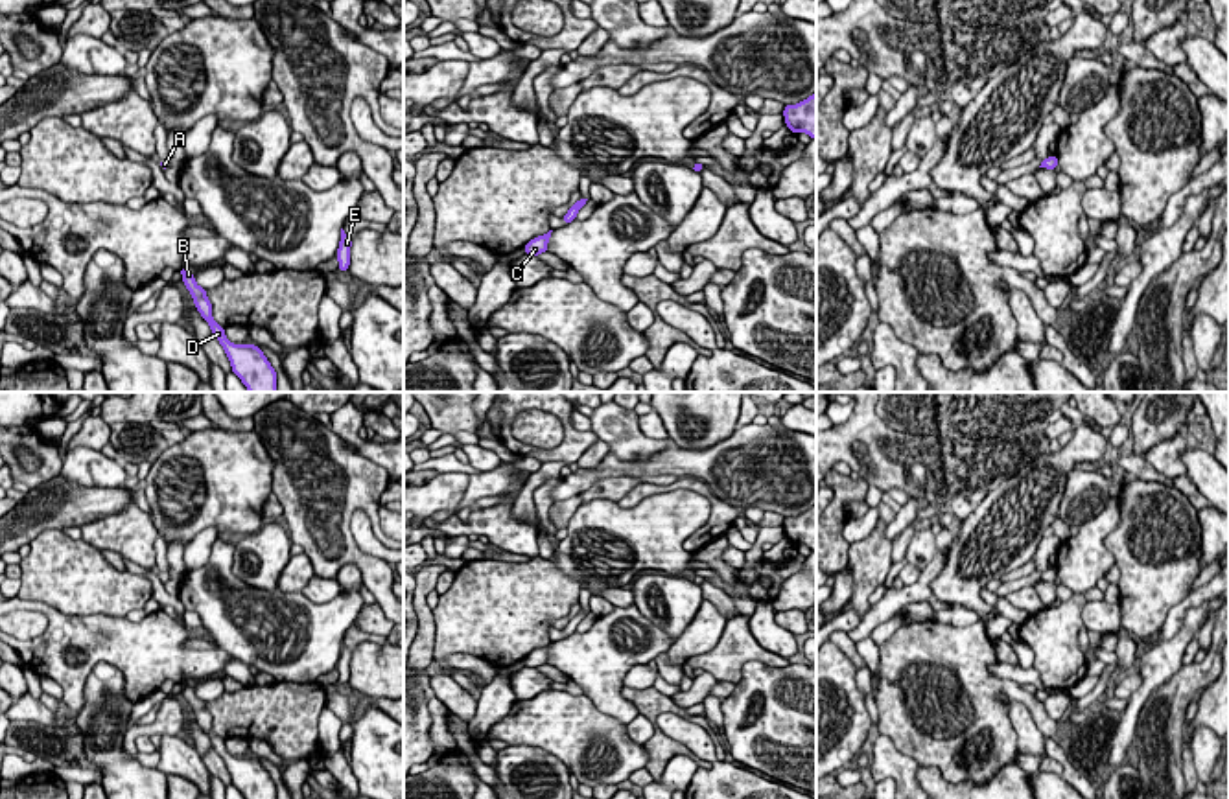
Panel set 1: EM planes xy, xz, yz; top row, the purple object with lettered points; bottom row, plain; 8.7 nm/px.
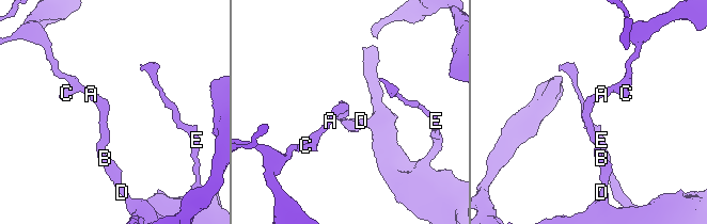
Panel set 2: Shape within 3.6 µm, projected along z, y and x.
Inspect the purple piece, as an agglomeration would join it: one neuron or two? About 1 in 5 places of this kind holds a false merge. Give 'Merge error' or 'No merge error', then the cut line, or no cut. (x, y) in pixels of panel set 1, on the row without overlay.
No merge error. No split

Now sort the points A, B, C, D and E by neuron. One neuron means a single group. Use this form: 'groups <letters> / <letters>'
groups A B C D E

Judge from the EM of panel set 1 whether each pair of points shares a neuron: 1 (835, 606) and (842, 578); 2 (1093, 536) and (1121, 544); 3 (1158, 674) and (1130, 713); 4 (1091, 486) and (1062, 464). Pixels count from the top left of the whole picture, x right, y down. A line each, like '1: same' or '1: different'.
1: same
2: different
3: same
4: different

